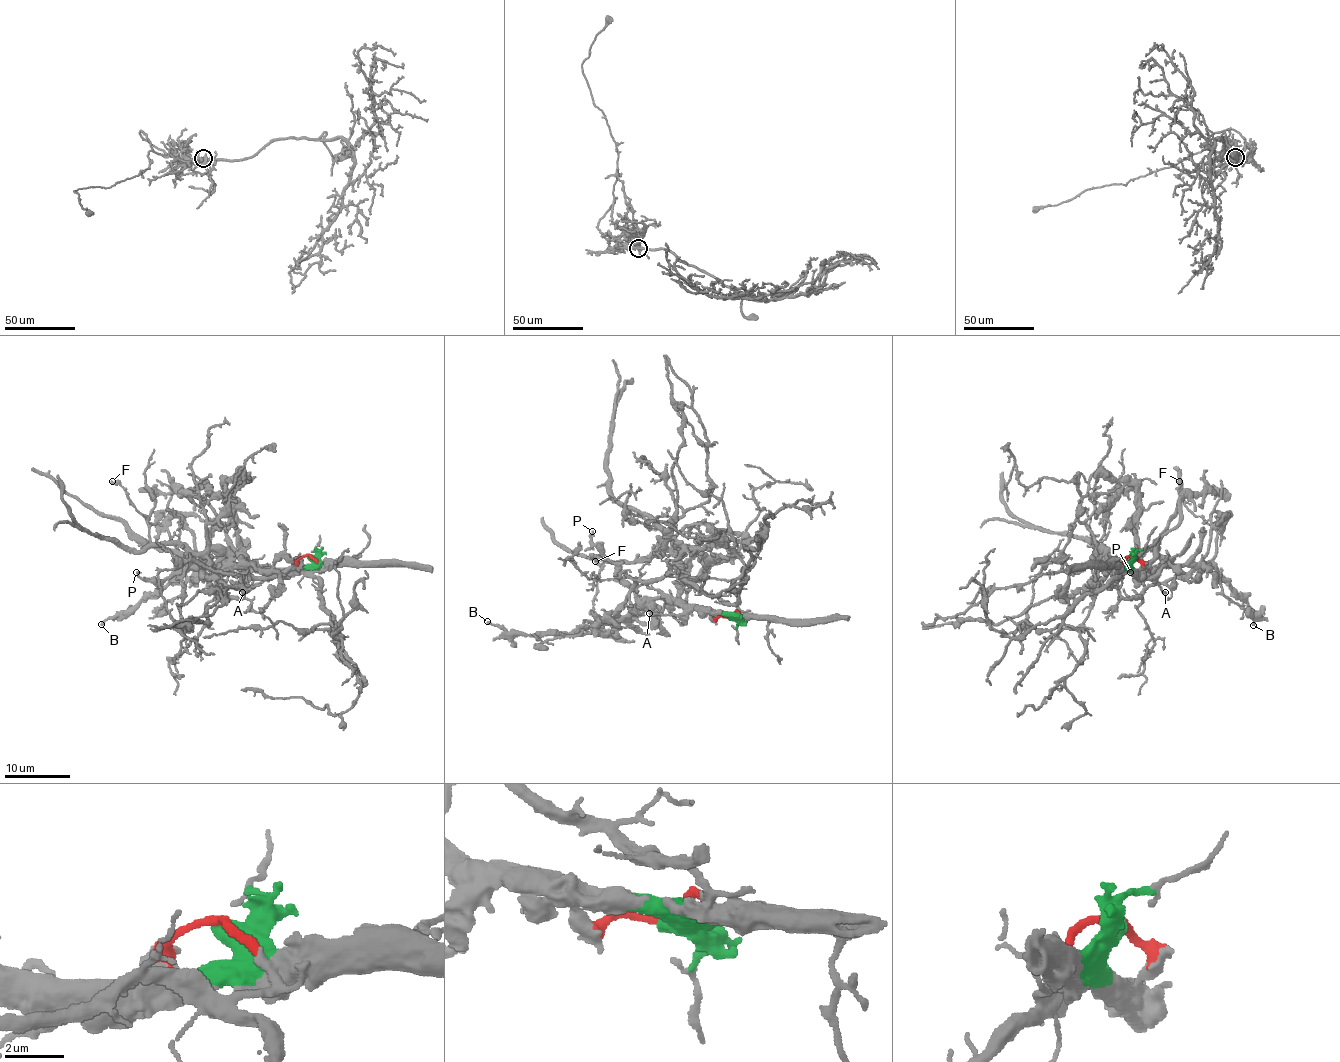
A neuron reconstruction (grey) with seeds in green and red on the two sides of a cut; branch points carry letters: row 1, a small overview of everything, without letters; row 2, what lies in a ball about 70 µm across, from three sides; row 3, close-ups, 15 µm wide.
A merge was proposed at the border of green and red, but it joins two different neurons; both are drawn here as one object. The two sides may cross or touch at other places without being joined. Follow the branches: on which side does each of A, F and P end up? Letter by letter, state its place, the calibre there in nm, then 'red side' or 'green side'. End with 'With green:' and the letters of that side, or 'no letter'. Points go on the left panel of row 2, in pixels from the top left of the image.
A: (242, 592) | 200 nm | green side
F: (112, 481) | 150 nm | red side
P: (136, 572) | 170 nm | green side
With green: A, P

